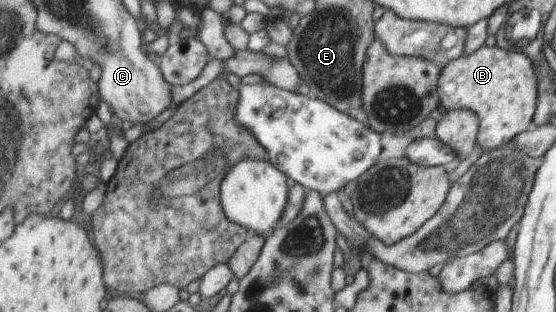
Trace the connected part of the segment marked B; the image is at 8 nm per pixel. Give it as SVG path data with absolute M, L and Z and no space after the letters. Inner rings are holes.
M483 44L477 51L455 58L443 67L439 93L445 110L469 109L477 115L477 145L486 151L503 151L515 136L532 127L538 107L538 71L527 52Z

